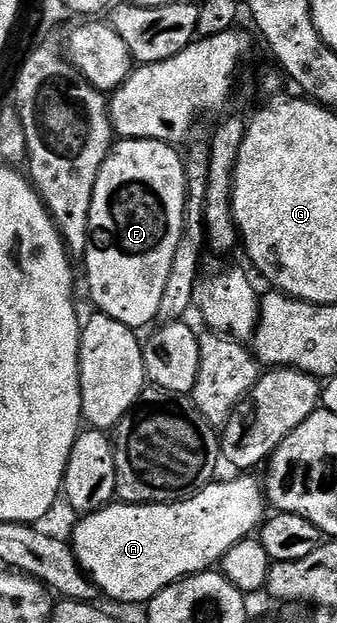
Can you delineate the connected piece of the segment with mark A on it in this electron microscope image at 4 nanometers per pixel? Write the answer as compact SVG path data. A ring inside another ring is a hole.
M235 475L232 481L215 481L206 485L182 499L149 505L112 503L76 520L79 522L75 525L75 534L69 537L69 544L75 550L79 565L104 598L112 597L127 605L149 602L162 589L185 577L214 570L234 545L248 540L263 524L265 490L258 476Z

